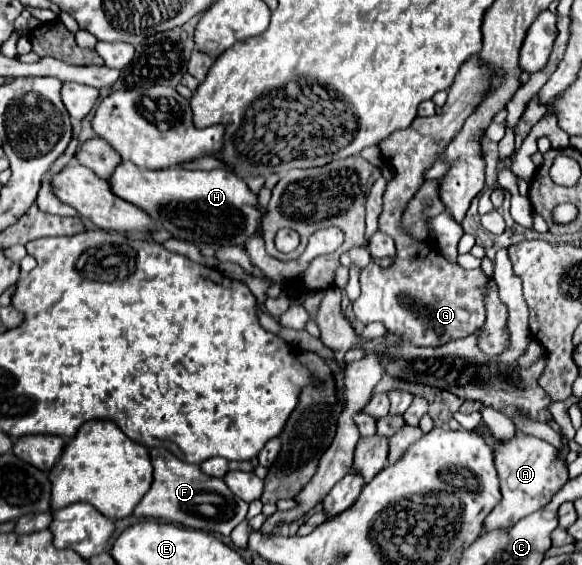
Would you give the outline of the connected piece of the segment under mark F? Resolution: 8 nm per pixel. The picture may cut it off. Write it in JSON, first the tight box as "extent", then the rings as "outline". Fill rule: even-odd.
{"extent":[135,449,249,535],"outline":[[[151,449],[149,453],[153,463],[153,485],[135,507],[135,517],[159,519],[165,523],[175,523],[219,535],[229,535],[245,519],[249,505],[241,503],[241,499],[237,499],[229,491],[223,479],[207,479],[199,465],[185,463],[167,449]]]}

